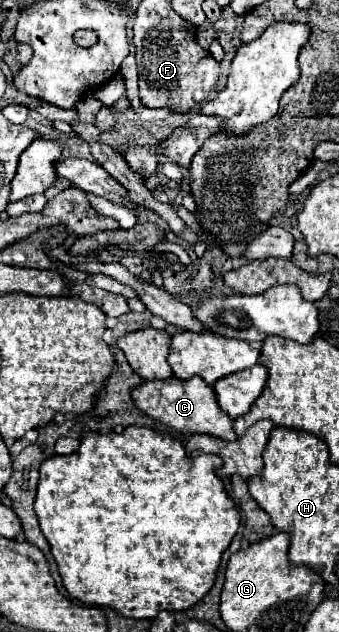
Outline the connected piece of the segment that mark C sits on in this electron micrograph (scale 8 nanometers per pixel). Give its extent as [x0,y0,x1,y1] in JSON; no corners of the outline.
[133,376,237,442]

